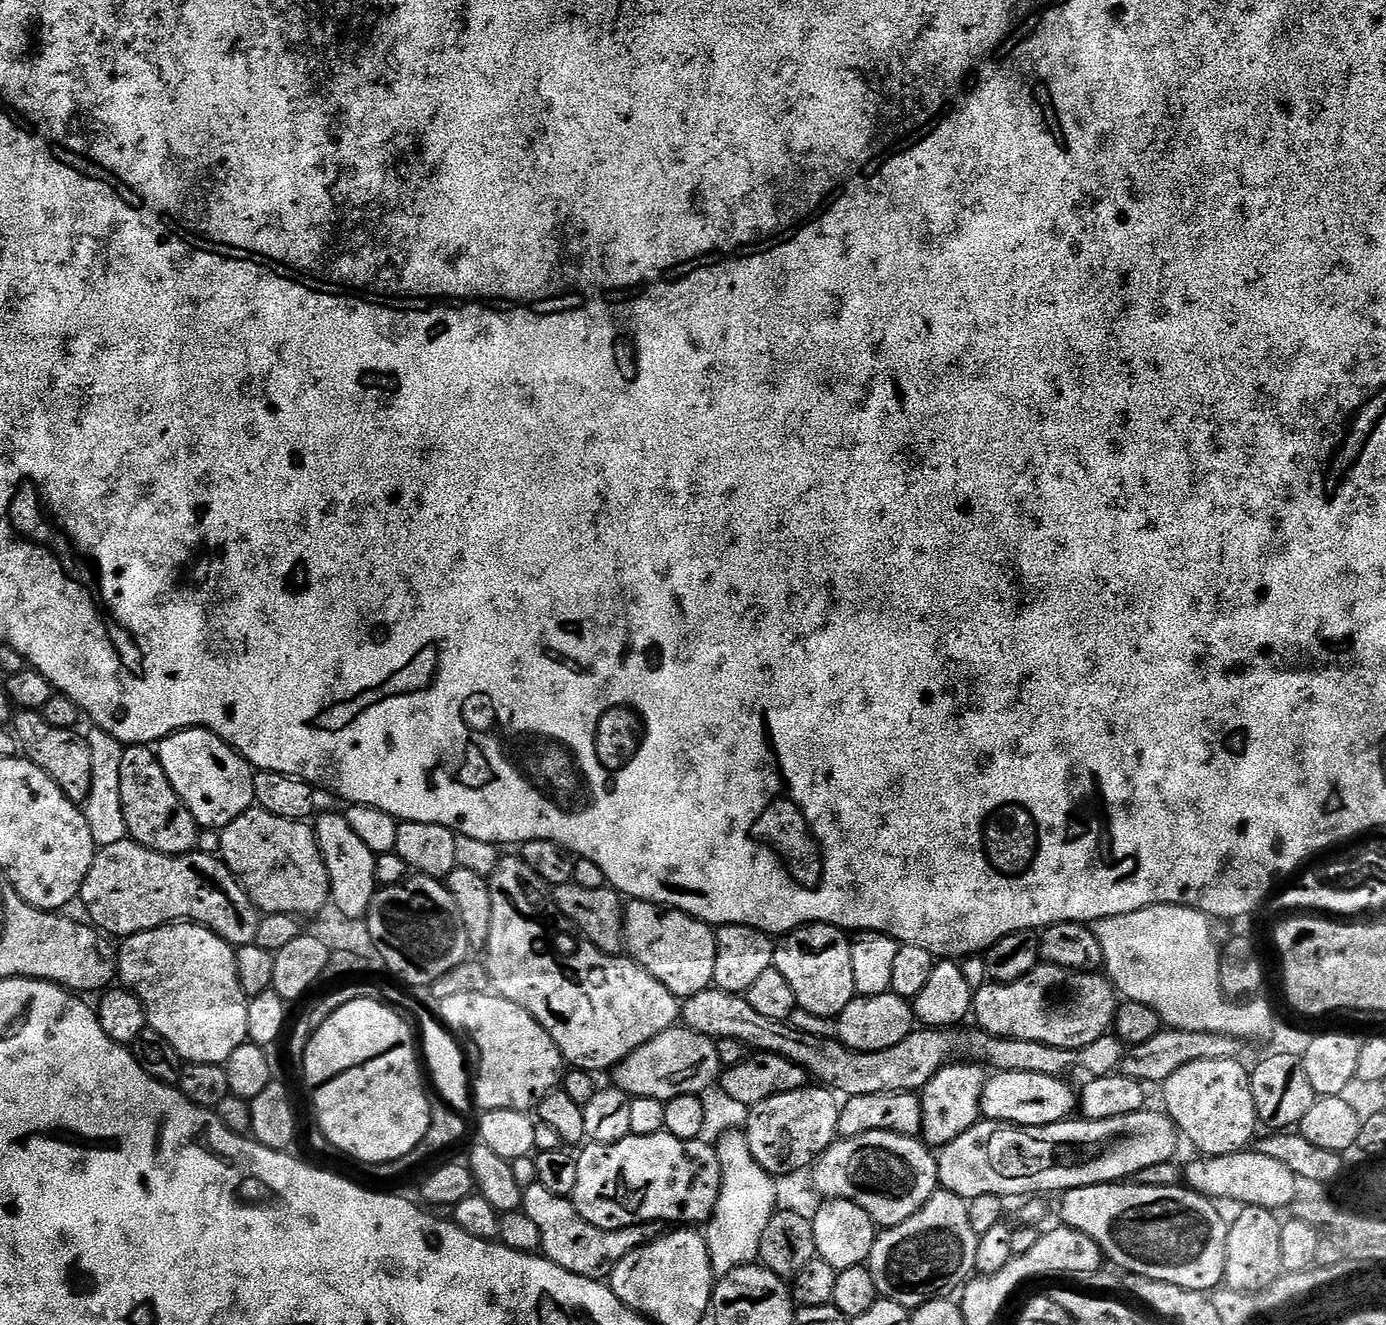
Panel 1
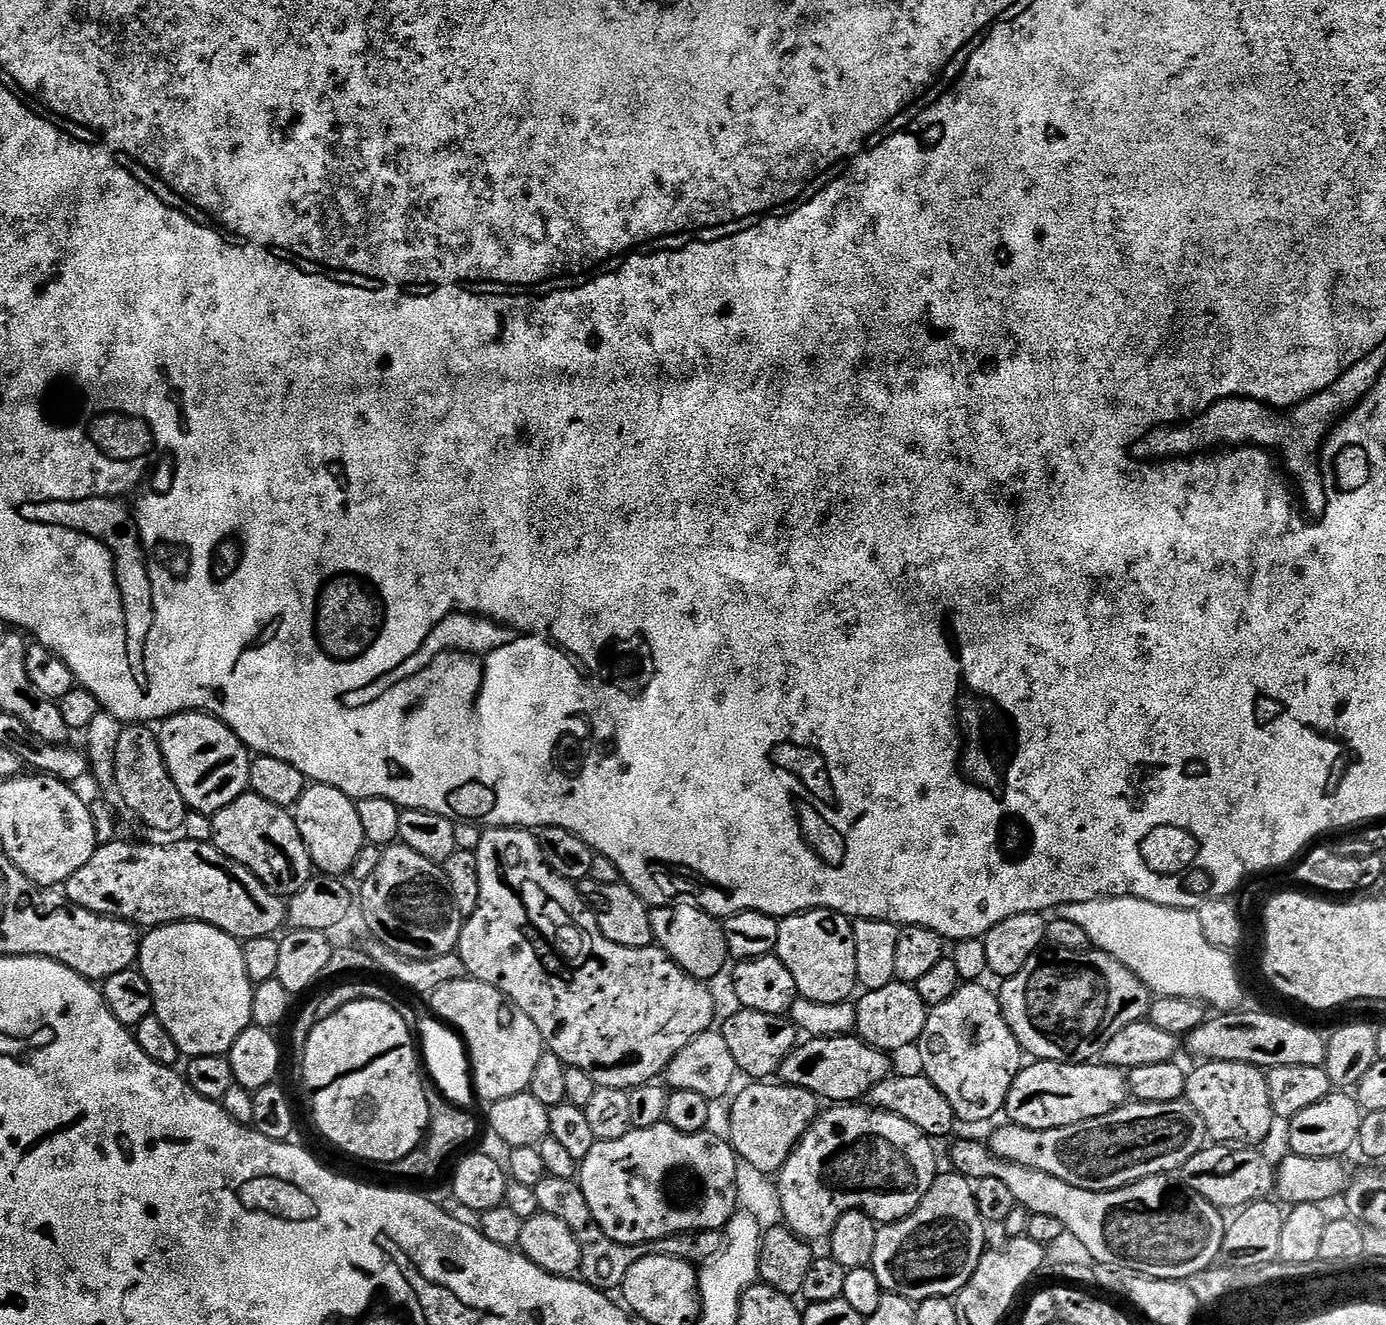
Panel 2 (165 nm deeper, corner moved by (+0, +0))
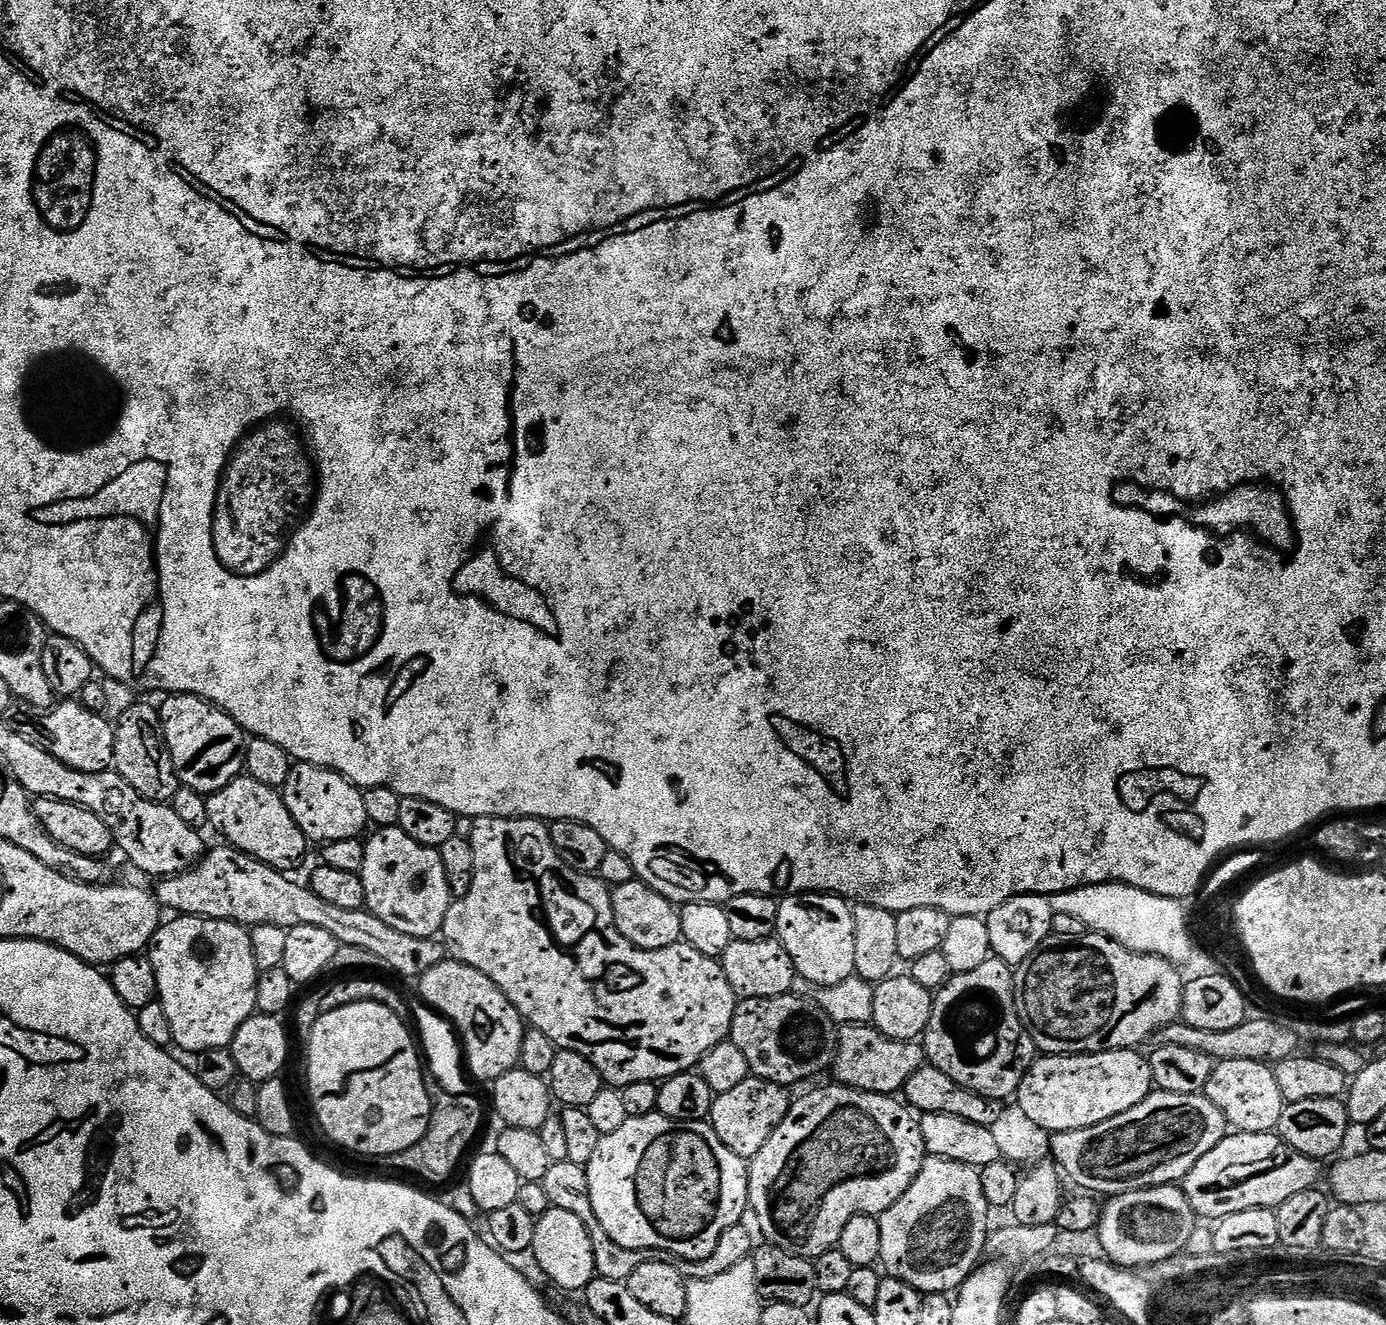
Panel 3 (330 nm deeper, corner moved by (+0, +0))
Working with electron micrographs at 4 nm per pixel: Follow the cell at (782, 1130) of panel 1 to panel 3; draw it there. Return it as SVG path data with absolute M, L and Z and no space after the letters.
M750 1078L734 1086L734 1090L719 1093L712 1101L712 1128L722 1138L722 1142L734 1154L738 1154L744 1161L751 1161L753 1156L766 1146L766 1138L778 1130L782 1118L792 1108L793 1097L788 1096L789 1089L782 1084L775 1084L769 1080Z

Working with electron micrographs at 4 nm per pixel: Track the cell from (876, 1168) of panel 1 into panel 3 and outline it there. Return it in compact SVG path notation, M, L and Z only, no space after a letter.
M835 1082L829 1084L829 1088L816 1088L813 1092L806 1093L805 1096L797 1095L793 1099L792 1108L786 1114L786 1118L782 1118L778 1130L774 1130L774 1134L770 1134L770 1138L766 1138L766 1146L762 1146L762 1150L758 1150L758 1154L753 1156L748 1164L748 1207L750 1212L757 1216L765 1241L790 1254L811 1261L815 1261L816 1257L826 1254L839 1245L842 1230L846 1230L846 1222L850 1222L850 1218L855 1216L878 1218L886 1210L890 1210L890 1206L894 1206L894 1202L898 1202L898 1198L902 1198L902 1194L906 1194L906 1190L910 1190L914 1178L918 1178L918 1170L922 1170L926 1159L919 1119L907 1103L901 1102L899 1099L896 1101L896 1098L892 1096L848 1088L845 1084Z

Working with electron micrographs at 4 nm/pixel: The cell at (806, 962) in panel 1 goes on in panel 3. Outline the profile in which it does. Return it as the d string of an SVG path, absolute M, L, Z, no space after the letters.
M827 892L788 894L778 903L778 922L775 939L786 946L796 967L797 977L808 986L825 988L838 986L856 975L854 966L853 905L843 896Z

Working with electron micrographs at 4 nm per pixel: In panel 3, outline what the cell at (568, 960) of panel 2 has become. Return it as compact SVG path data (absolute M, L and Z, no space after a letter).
M478 816L475 819L471 838L474 850L474 882L470 882L470 890L466 895L453 899L446 914L442 939L449 953L460 963L486 974L486 978L490 978L490 982L494 982L494 986L502 990L502 994L506 994L509 1002L520 1011L520 1015L531 1027L542 1030L542 1034L546 1034L546 1038L550 1038L550 1042L554 1042L557 1049L582 1054L582 1058L586 1058L596 1067L605 1085L618 1089L634 1082L663 1082L671 1076L693 1071L707 1052L729 1039L738 998L730 982L726 982L726 974L717 957L702 954L694 946L683 942L666 950L642 950L622 938L614 922L614 906L609 885L605 884L599 875L579 872L566 866L558 850L554 850L552 833L545 821L519 816Z

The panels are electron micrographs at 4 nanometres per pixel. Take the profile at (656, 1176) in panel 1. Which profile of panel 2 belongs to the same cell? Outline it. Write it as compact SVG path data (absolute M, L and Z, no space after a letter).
M667 1122L658 1126L646 1126L645 1128L633 1128L622 1138L613 1140L597 1140L594 1150L586 1154L584 1160L578 1164L578 1183L582 1194L586 1194L586 1206L590 1206L590 1214L594 1214L594 1222L611 1240L619 1244L647 1244L649 1240L661 1240L667 1236L677 1236L683 1232L701 1232L702 1230L723 1230L727 1228L729 1220L738 1211L736 1199L736 1166L738 1157L731 1143L722 1137L715 1137L707 1130L686 1134L674 1130Z

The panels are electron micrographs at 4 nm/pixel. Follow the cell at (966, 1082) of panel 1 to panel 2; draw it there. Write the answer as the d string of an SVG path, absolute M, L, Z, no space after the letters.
M964 982L961 983L960 988L950 998L946 998L946 1002L935 1005L929 1011L926 1018L926 1026L922 1030L918 1041L918 1049L920 1048L920 1064L922 1067L923 1075L930 1078L930 1082L934 1082L934 1086L938 1086L938 1090L942 1090L942 1094L946 1097L946 1102L950 1102L950 1110L954 1110L957 1121L963 1122L964 1120L968 1124L980 1124L983 1120L992 1120L996 1115L1001 1115L1004 1112L1004 1103L1006 1098L1010 1094L1010 1086L1014 1082L1014 1078L1019 1074L1022 1065L1026 1060L1026 1053L1023 1048L1020 1047L1018 1038L1014 1038L1014 1034L1010 1030L1010 1026L1006 1022L1004 1012L1000 1008L1000 998L995 991L992 992L988 988L983 988L985 985L980 982Z

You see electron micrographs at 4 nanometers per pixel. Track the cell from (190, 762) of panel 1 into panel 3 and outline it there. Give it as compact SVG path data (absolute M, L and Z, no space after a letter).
M168 694L159 705L166 746L172 755L174 770L183 787L211 794L222 790L244 772L246 733L223 708L191 694Z

